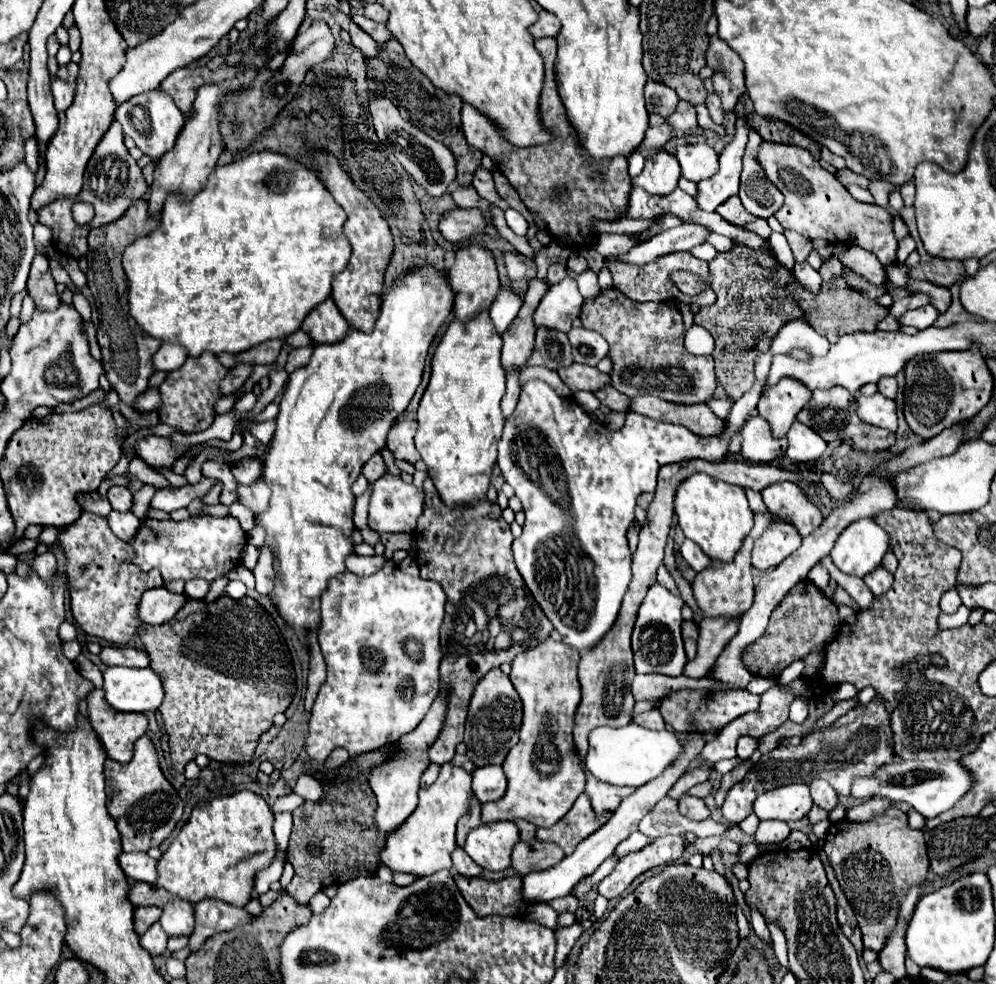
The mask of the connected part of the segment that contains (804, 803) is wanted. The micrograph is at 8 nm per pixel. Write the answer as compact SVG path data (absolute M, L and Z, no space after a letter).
M792 783L782 785L772 791L766 791L756 797L754 813L760 819L780 819L780 821L796 821L806 817L812 807L812 797L808 785Z

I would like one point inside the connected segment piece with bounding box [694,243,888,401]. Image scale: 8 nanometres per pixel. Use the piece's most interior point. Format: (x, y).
(756, 296)

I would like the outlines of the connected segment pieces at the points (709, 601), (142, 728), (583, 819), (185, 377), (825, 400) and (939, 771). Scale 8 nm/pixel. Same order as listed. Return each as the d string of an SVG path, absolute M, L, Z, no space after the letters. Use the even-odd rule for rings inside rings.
M755 513L754 526L743 542L742 549L736 553L734 561L724 563L724 561L714 561L710 563L710 567L706 567L704 571L700 571L696 575L696 579L692 581L692 591L694 597L704 613L704 617L734 617L734 615L742 615L744 611L740 609L748 609L752 607L754 601L754 581L752 581L752 559L750 553L754 546L754 541L764 532L766 527L772 521L772 517L767 514Z
M102 689L88 693L88 717L104 751L118 763L128 763L132 759L136 739L148 729L144 713L116 713L108 709Z
M582 793L572 809L552 827L538 827L536 839L538 841L552 841L556 843L566 855L570 855L576 845L592 835L604 821L596 821L596 815L592 813L588 797Z
M204 353L204 357L188 357L186 363L168 373L164 383L160 385L160 395L162 395L162 407L158 409L160 423L181 429L185 433L196 433L204 431L212 425L216 411L214 403L222 397L220 393L220 381L228 369L216 359L212 353Z
M840 387L816 389L816 391L812 391L812 399L798 413L798 421L808 425L810 429L814 429L828 443L832 443L836 439L842 439L842 441L852 439L854 447L864 449L864 451L880 451L880 449L888 449L890 445L894 445L896 437L892 431L868 425L868 423L860 421L860 417L856 417L856 411L852 409L852 397L854 395L850 395L846 389L840 389Z
M914 759L914 761L902 761L902 763L888 763L880 767L872 777L866 777L864 781L856 781L856 785L852 787L852 797L870 799L874 795L882 795L892 801L910 803L926 819L934 819L940 813L952 809L956 801L960 801L972 789L972 785L974 785L972 773L958 759L944 759L944 761ZM918 773L926 773L928 777L924 781L918 781Z

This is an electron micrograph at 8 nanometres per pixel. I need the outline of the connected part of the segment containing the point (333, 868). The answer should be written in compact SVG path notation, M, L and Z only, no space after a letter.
M388 743L376 751L350 757L348 763L344 763L338 769L338 777L332 779L328 779L324 771L316 771L314 767L306 765L306 773L322 783L324 795L318 801L306 801L292 813L294 827L286 855L286 859L296 871L294 879L286 887L292 893L292 897L296 897L302 903L308 903L312 895L324 887L340 885L350 879L376 873L376 853L372 853L372 841L376 839L376 797L368 785L368 775L376 765L390 761L396 751L398 745Z

